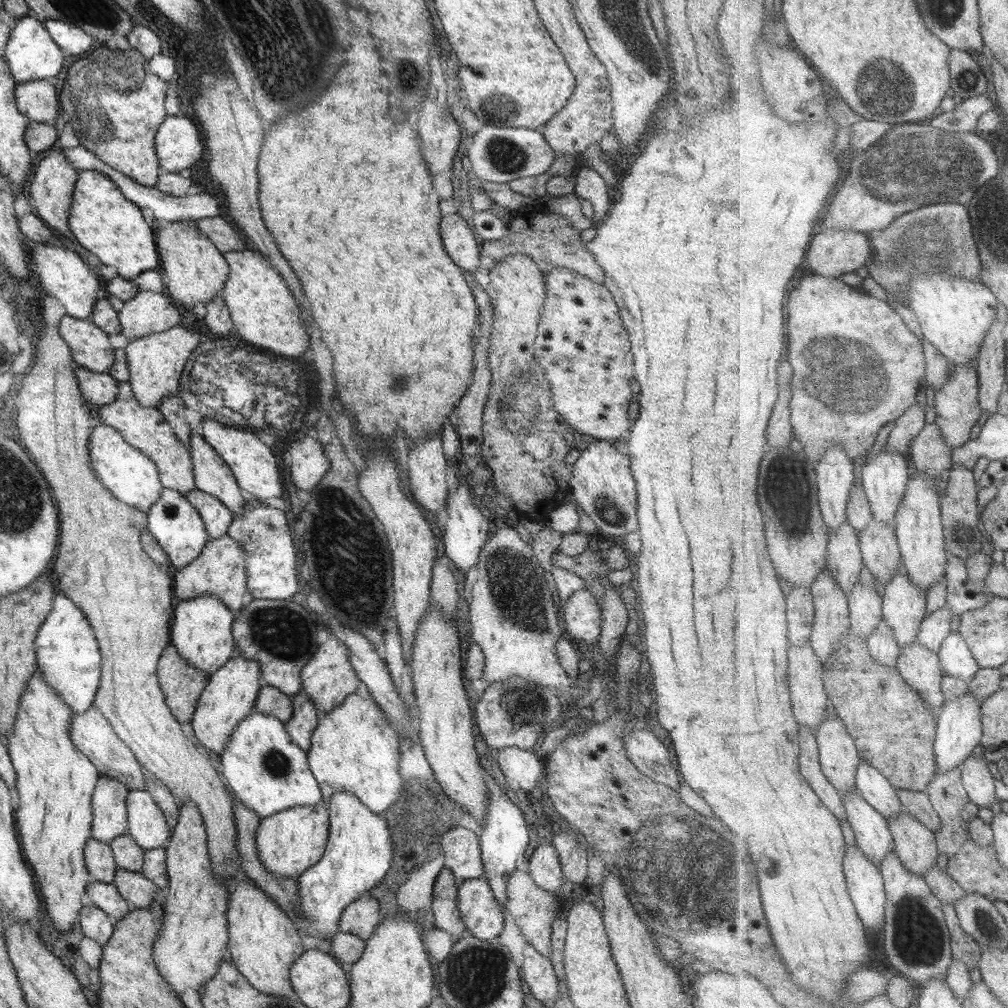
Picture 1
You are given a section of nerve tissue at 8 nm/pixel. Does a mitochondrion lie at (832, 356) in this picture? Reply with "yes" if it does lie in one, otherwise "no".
yes

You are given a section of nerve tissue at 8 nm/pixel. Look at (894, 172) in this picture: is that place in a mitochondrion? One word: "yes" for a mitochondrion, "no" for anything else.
yes

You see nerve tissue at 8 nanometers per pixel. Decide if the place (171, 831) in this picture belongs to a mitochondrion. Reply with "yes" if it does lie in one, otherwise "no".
no

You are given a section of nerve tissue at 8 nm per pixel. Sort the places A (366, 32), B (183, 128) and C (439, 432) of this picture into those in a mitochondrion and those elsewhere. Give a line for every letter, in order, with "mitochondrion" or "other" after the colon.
A: other
B: other
C: other

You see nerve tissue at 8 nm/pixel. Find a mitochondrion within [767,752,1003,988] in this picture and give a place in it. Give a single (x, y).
(915, 942)

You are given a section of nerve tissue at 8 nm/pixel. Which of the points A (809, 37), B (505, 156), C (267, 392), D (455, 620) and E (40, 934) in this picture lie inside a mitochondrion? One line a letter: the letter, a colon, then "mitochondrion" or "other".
A: other
B: mitochondrion
C: mitochondrion
D: other
E: other

